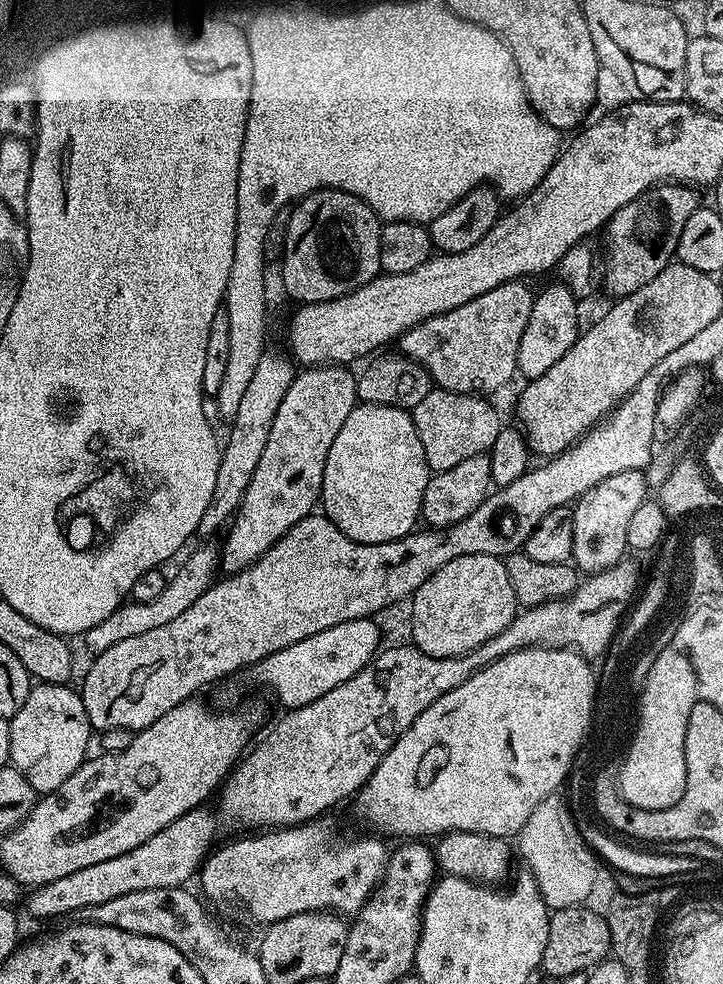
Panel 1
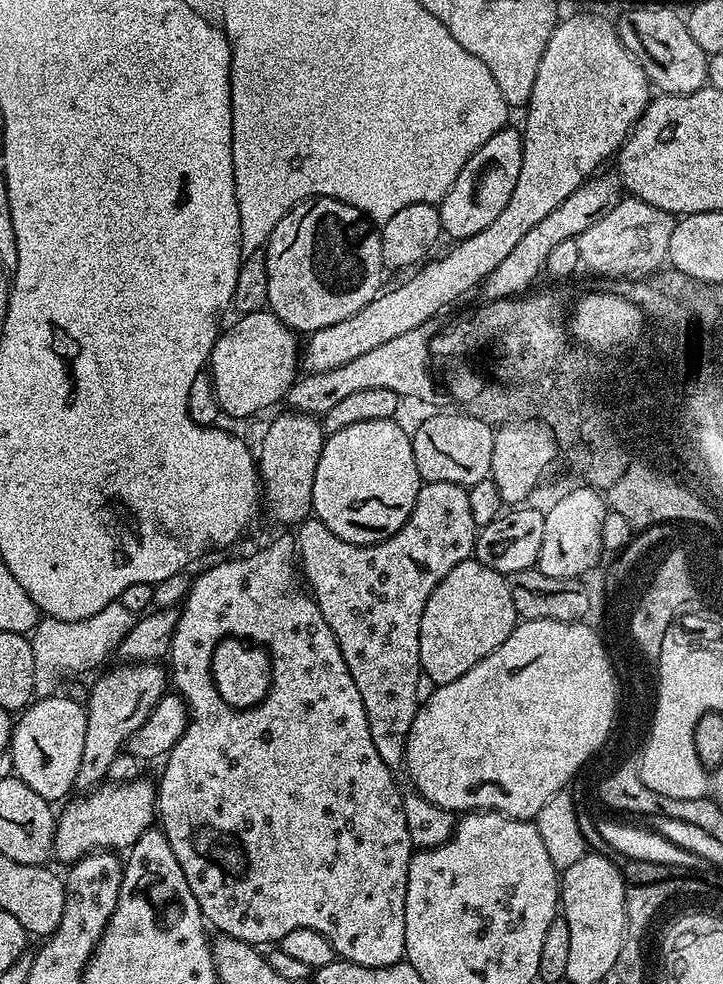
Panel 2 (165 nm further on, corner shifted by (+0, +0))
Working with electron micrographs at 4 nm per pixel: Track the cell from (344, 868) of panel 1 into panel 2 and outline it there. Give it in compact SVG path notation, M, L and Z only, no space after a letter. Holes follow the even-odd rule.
M291 535L280 536L277 540L269 542L265 548L257 550L253 556L240 556L237 560L224 560L221 564L216 564L213 568L208 568L200 577L191 581L191 588L188 595L182 601L176 618L176 629L172 632L172 645L168 649L167 659L172 660L170 667L170 684L173 689L182 697L188 710L188 727L185 728L182 738L177 741L163 761L164 773L160 776L158 783L158 824L166 834L170 846L174 850L174 858L178 858L178 866L182 866L182 874L186 874L186 886L194 894L194 898L200 907L200 915L205 921L208 920L217 929L217 933L225 936L233 936L236 940L244 940L253 946L265 946L271 942L278 942L290 930L298 928L309 928L318 934L322 934L332 944L332 949L337 957L342 960L349 960L363 968L381 968L390 964L401 963L405 959L404 955L404 907L406 906L406 886L408 885L408 867L414 855L410 830L406 826L406 814L404 813L404 802L402 792L396 789L396 780L392 777L393 769L378 754L374 746L374 738L370 738L370 726L366 718L366 710L362 702L362 694L358 694L358 686L354 686L354 678L350 678L350 670L340 653L338 642L326 622L322 618L320 607L311 595L296 592L296 584L292 581L292 568L294 572L294 540Z

